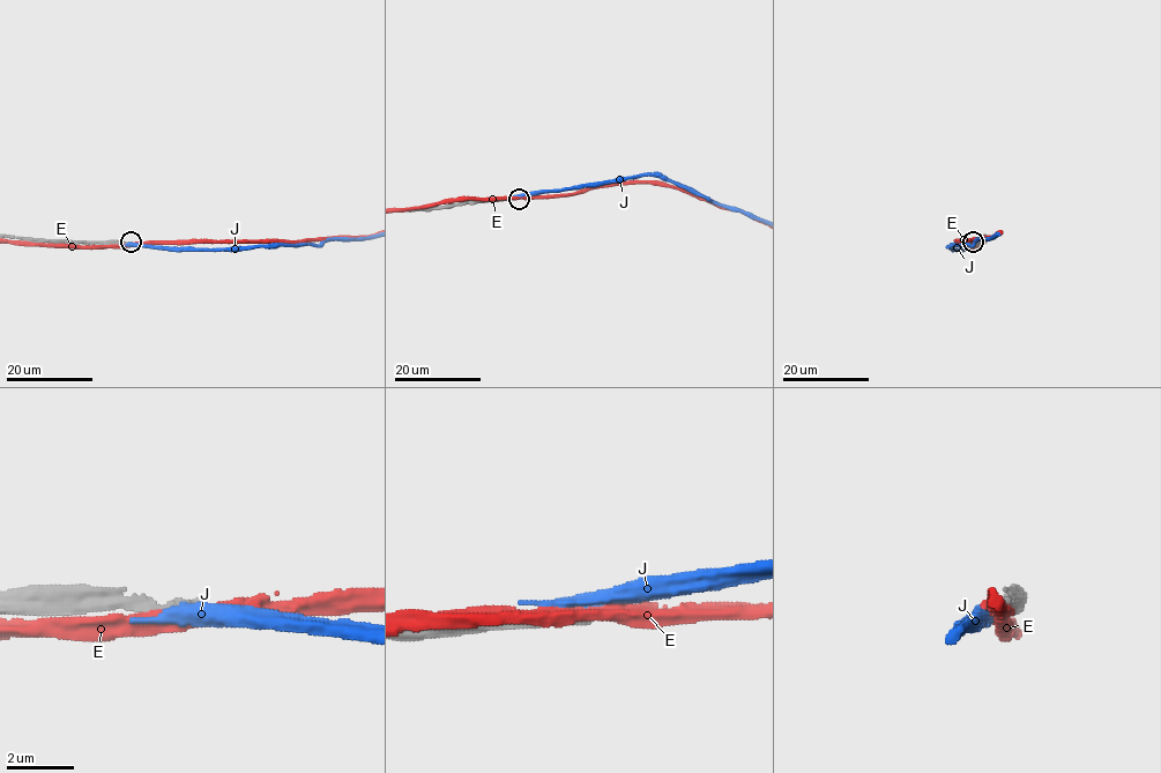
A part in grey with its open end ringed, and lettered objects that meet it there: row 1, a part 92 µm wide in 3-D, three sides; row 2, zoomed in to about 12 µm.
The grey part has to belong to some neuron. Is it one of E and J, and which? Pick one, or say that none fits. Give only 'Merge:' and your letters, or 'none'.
Merge: none

